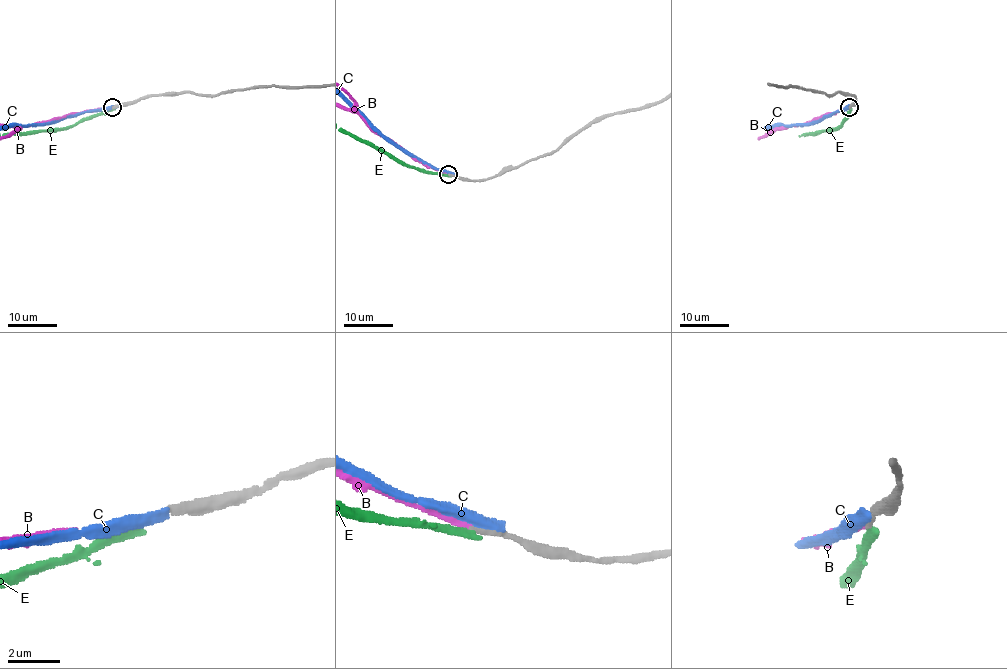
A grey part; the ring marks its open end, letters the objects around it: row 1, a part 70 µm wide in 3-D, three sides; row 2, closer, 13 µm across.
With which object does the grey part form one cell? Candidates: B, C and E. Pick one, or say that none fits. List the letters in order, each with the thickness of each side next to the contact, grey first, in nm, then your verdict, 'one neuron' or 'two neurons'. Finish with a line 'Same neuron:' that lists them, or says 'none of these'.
B: 280/240 nm | one neuron
C: 320/460 nm | two neurons
E: 280/240 nm | two neurons
Same neuron: B

